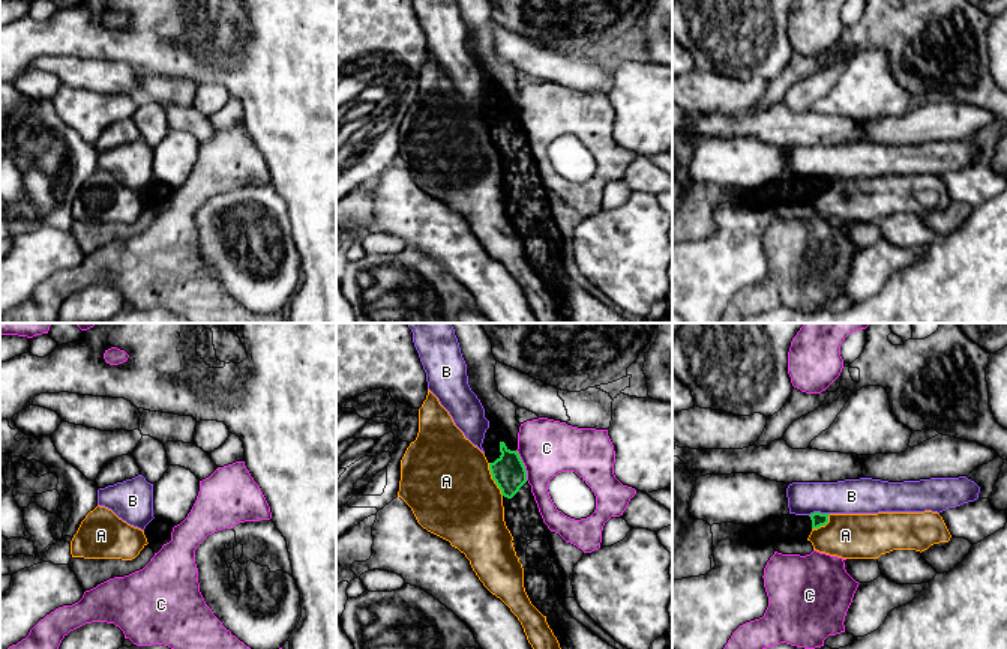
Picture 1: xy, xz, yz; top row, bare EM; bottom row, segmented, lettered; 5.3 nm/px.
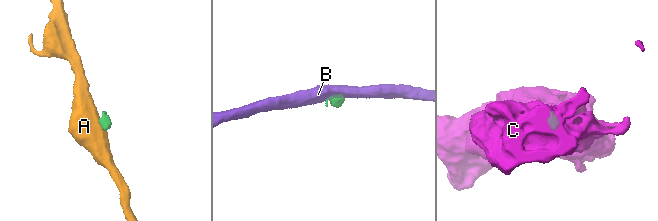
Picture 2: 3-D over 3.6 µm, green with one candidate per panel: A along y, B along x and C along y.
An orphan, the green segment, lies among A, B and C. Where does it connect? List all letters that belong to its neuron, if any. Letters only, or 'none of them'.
none of them

